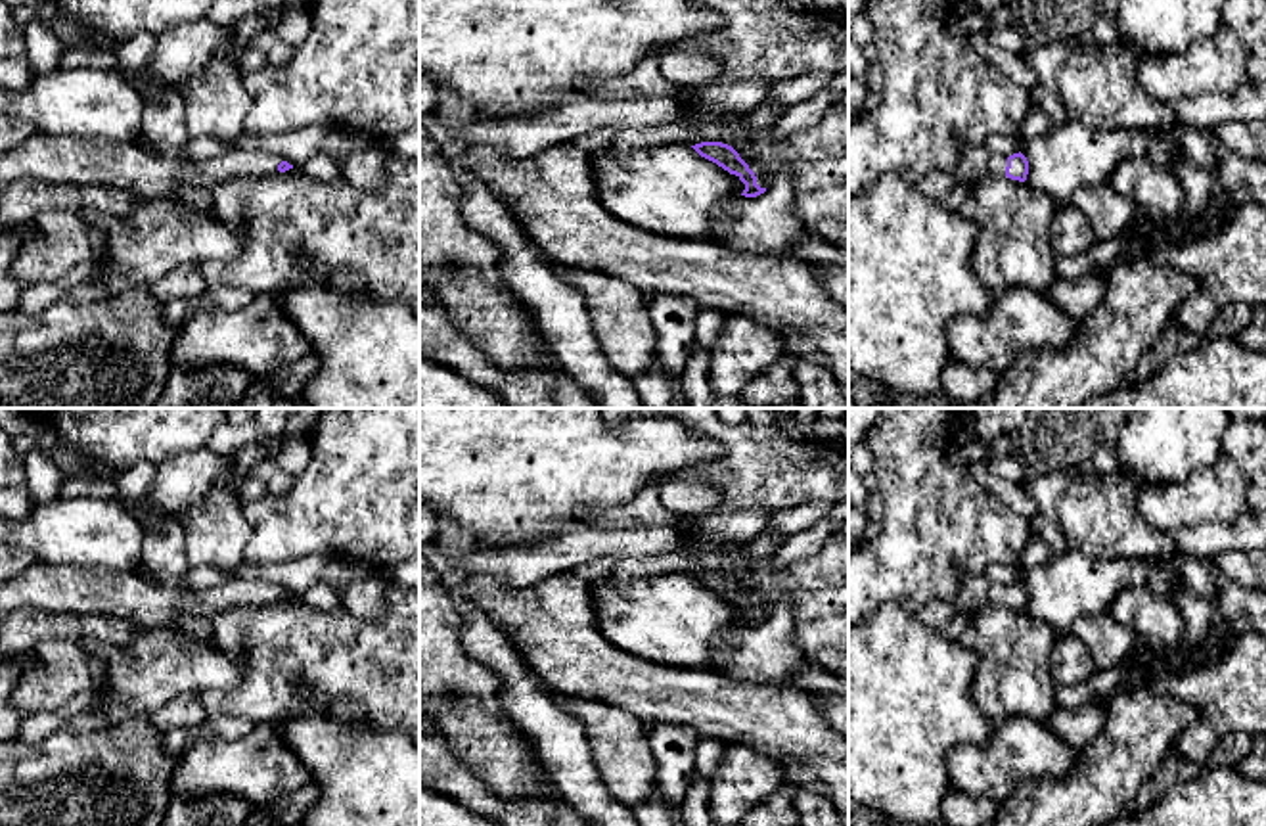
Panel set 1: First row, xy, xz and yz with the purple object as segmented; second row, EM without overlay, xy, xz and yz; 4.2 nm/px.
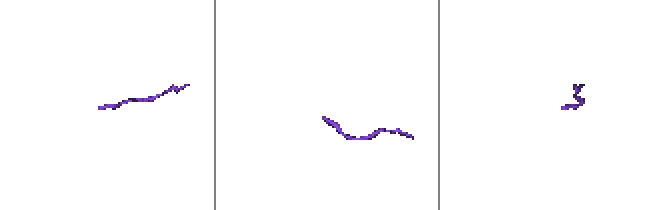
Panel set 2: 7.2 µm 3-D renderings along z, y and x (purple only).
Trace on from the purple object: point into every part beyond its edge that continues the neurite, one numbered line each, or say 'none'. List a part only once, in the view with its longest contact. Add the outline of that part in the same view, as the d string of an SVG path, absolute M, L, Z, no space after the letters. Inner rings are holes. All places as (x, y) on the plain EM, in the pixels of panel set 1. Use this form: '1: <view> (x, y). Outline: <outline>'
1: yz (998, 593). Outline: M998 583L990 585L990 604L994 606L1006 606L1007 586Z

